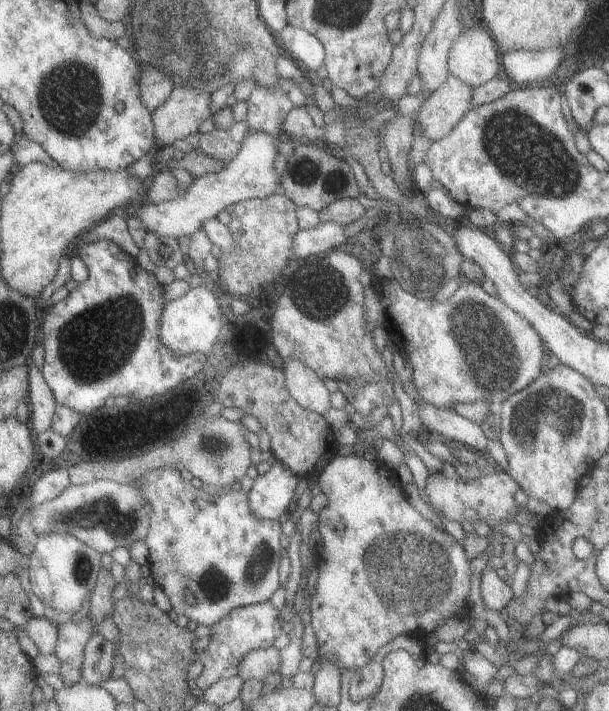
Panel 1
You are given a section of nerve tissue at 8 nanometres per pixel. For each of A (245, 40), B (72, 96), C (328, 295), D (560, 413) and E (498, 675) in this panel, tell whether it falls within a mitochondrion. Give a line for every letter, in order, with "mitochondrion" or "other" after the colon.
A: other
B: mitochondrion
C: mitochondrion
D: mitochondrion
E: other

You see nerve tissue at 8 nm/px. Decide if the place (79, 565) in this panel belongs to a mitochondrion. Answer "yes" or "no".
yes

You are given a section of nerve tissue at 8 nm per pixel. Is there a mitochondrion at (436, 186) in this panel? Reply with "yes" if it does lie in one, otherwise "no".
no

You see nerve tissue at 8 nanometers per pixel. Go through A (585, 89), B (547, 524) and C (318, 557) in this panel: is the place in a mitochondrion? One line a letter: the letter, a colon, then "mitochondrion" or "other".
A: other
B: other
C: other

